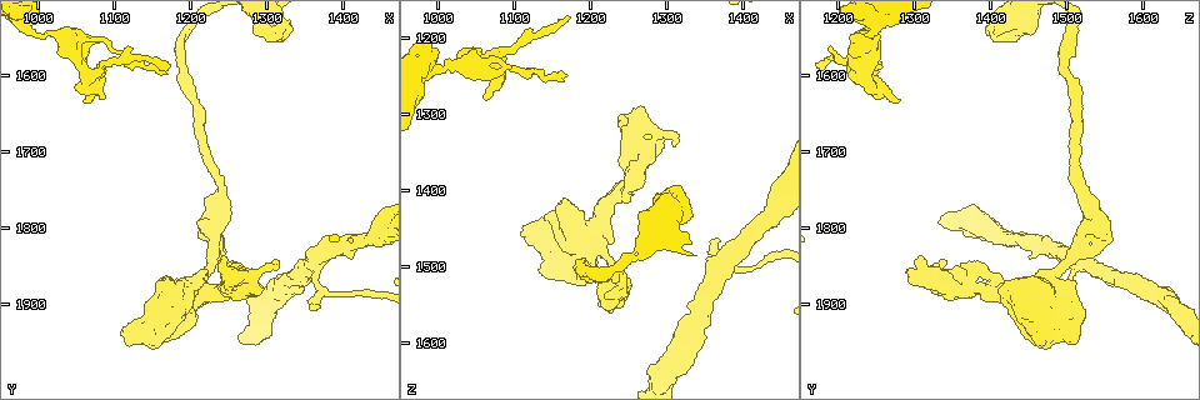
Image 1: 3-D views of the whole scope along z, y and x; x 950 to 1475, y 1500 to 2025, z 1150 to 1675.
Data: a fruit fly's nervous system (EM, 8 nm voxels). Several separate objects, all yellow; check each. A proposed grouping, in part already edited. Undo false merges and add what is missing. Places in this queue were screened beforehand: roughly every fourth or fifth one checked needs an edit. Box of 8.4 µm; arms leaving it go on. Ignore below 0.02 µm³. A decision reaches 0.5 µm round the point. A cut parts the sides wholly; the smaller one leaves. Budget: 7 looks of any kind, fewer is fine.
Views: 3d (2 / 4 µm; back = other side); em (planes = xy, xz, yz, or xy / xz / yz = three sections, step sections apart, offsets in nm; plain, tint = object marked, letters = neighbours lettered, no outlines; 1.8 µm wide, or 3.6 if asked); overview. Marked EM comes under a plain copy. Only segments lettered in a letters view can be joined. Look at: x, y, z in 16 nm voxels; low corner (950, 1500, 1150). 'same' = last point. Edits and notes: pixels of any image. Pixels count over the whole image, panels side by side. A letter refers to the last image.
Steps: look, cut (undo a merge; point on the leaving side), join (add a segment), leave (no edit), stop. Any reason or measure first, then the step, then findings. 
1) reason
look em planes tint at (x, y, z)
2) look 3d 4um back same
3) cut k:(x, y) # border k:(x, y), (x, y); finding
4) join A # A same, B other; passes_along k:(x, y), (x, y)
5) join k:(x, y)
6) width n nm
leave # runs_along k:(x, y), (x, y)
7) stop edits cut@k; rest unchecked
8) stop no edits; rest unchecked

look em planes letters at (1220, 1855, 1485)

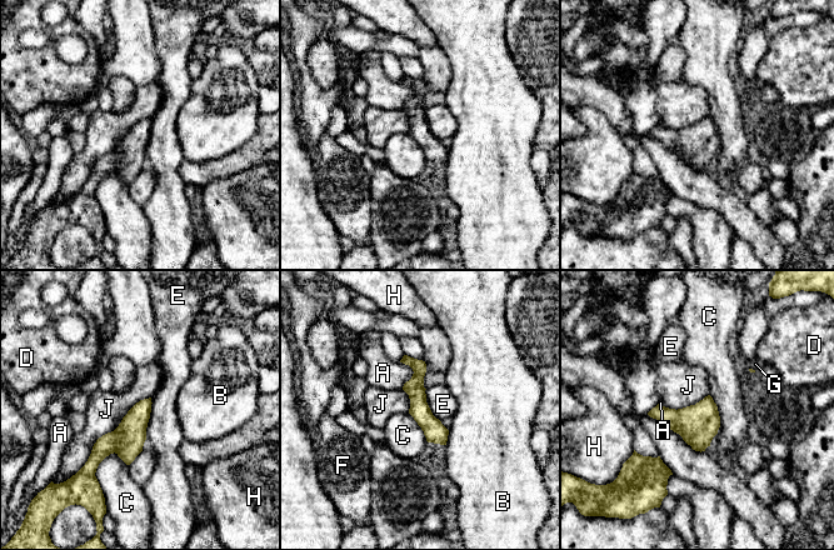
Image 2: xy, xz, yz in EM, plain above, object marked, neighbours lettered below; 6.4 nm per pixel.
leave # A other, B other, C other, D other, E other, F other, G other, H other, J other; runs_along 2:(405, 359), (443, 441); one cell here

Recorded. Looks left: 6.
free end
look em planes letters at (1060, 1630, 1280)

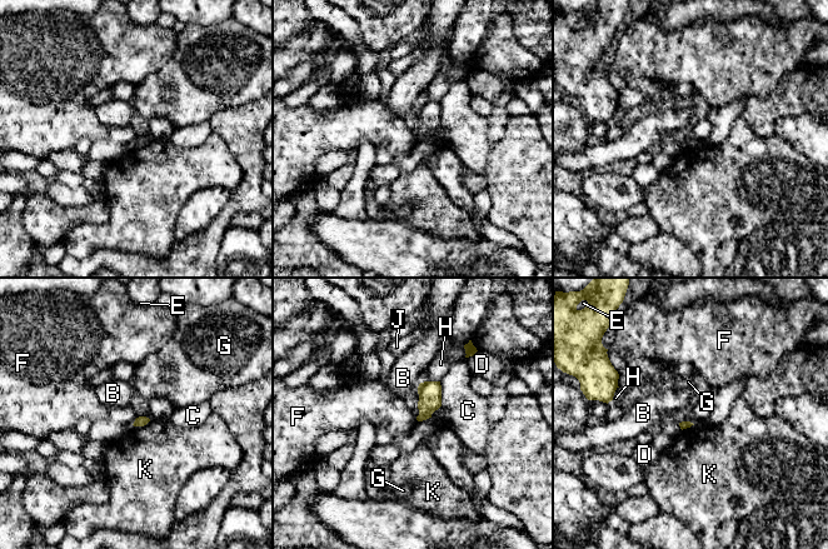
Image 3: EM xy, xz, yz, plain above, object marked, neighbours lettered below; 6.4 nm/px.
leave # B other, C other, D other, E other, F other, G other, H other, J other, K other; border 3:(150, 420), (143, 425), (134, 427); no lettered segment goes on from it

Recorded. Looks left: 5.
thin end
look em xy step 4 tint at (1170, 1600, 1245)

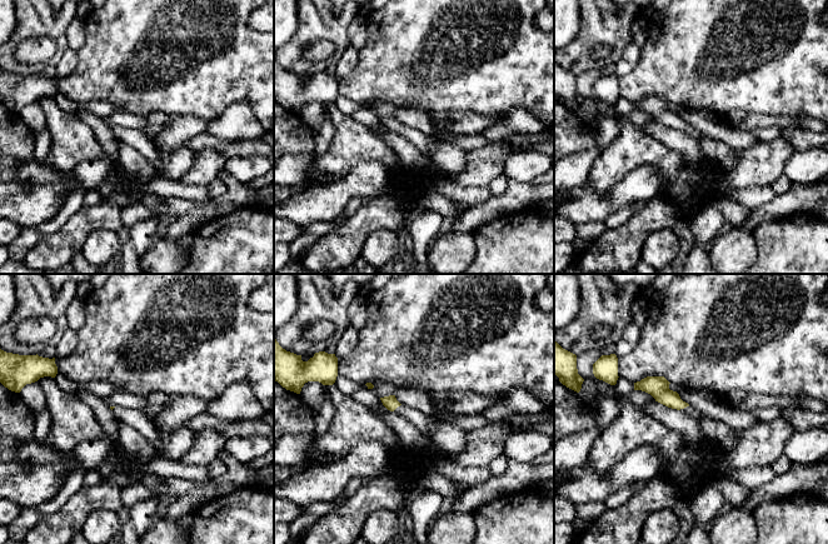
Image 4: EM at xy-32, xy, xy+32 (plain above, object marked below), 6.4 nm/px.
what lies round it
look em xy step 4 letters same

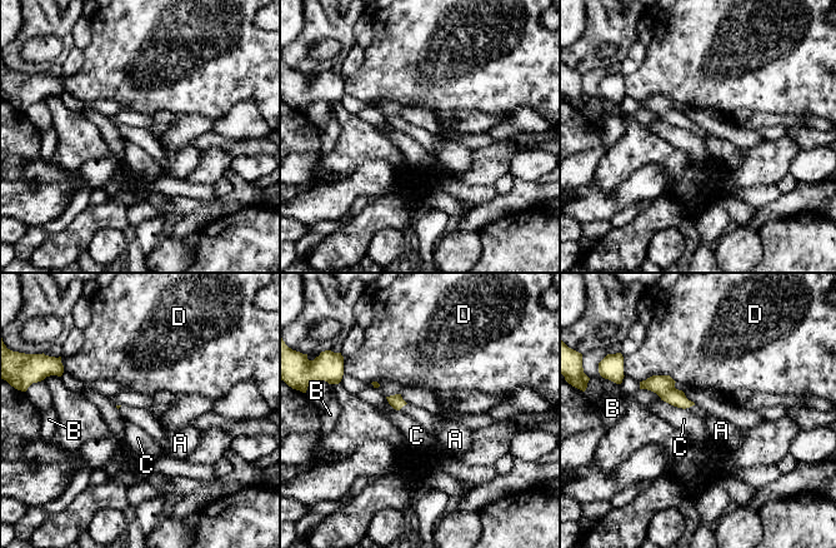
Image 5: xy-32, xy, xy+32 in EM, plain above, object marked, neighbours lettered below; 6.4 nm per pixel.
leave # A other, B other, C other, D other; border 5:(660, 399), (685, 409); no lettered segment goes on from it

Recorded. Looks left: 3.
stop no edits; rest unchecked

